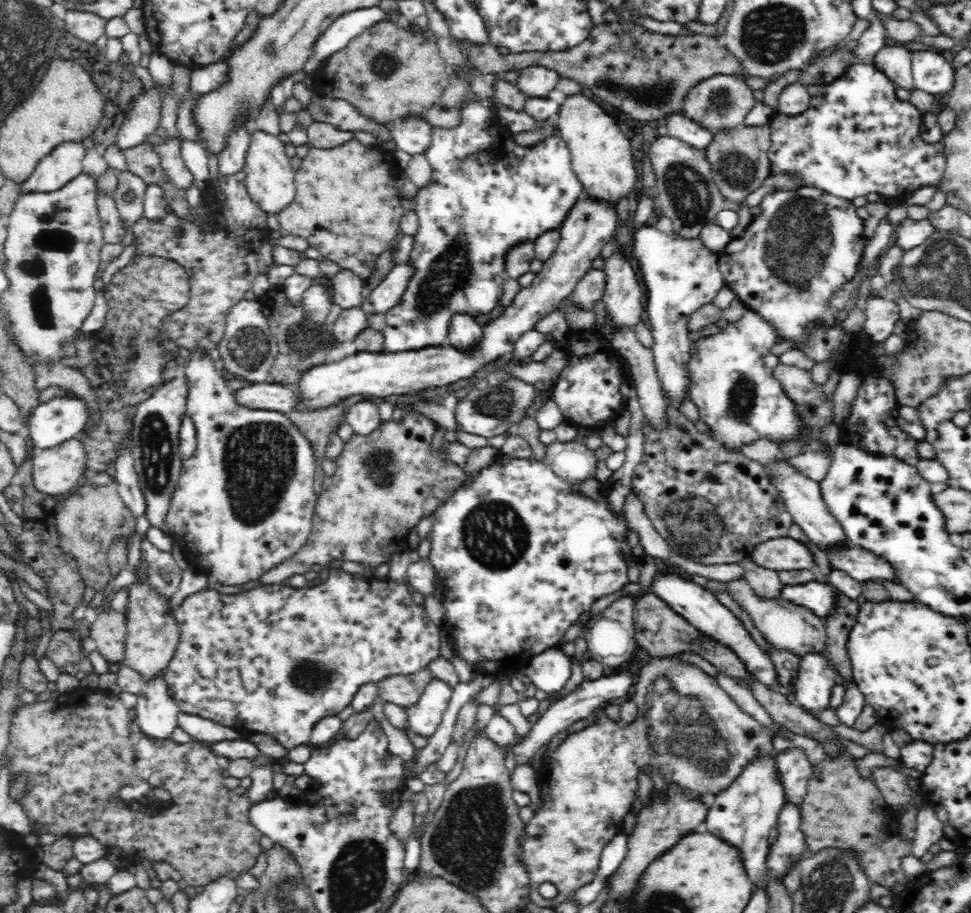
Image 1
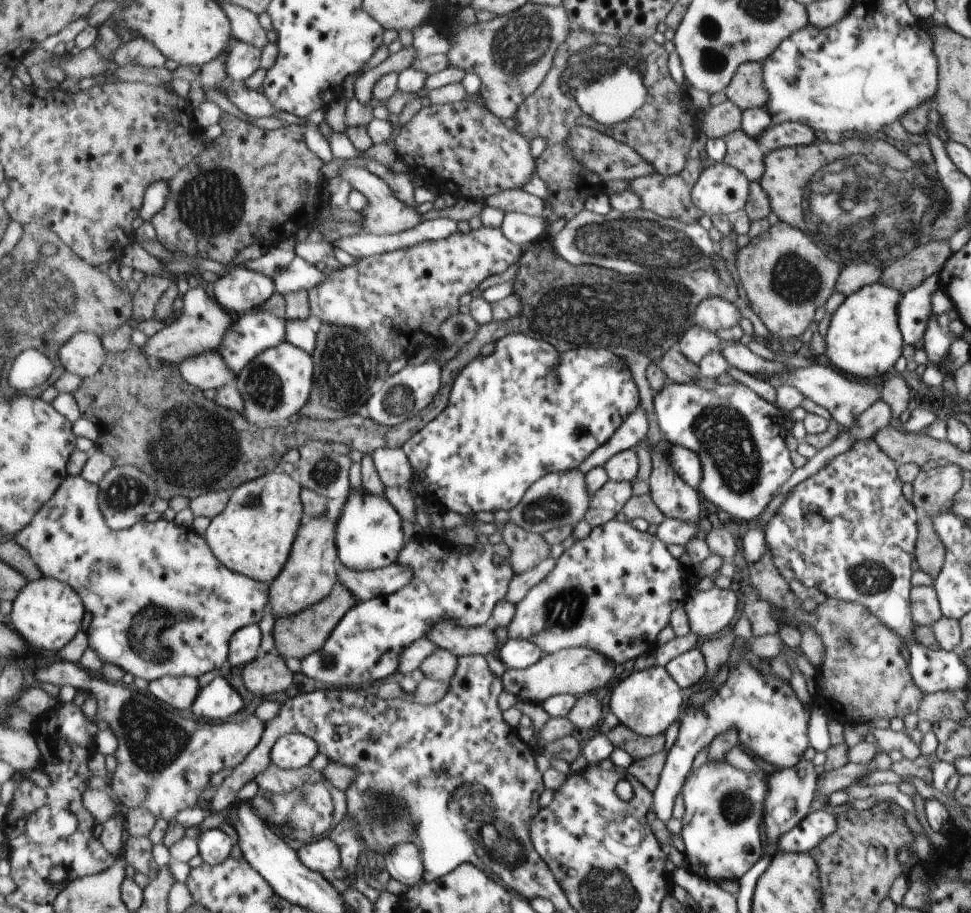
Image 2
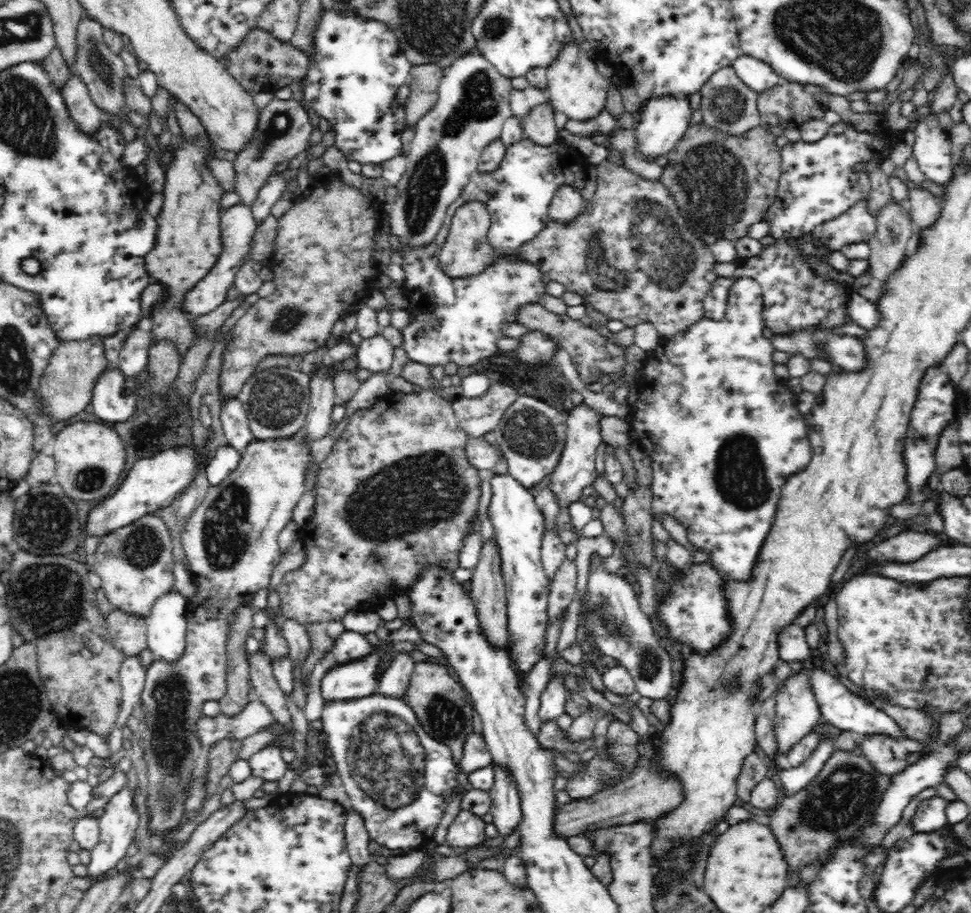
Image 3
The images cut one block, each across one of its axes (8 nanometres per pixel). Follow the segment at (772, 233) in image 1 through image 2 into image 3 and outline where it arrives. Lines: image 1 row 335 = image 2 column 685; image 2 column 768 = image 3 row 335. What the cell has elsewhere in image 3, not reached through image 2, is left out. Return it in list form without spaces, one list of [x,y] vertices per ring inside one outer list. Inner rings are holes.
[[[802,240],[804,246],[786,246],[780,242],[778,246],[764,247],[758,255],[752,256],[744,264],[740,264],[731,278],[717,277],[711,284],[703,300],[704,316],[706,319],[722,320],[727,309],[728,294],[736,279],[752,278],[763,291],[762,321],[774,335],[786,334],[806,329],[834,328],[846,323],[852,323],[849,317],[848,292],[836,282],[820,276],[815,270],[810,270],[804,264],[806,256],[828,256],[828,252],[812,246],[810,240]]]

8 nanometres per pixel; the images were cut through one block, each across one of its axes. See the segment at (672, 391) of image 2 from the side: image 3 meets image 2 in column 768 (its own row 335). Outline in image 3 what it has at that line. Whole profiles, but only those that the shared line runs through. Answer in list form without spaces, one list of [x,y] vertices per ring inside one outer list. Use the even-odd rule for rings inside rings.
[[[557,137],[554,144],[550,144],[550,146],[540,146],[529,138],[523,138],[520,142],[506,148],[504,158],[495,170],[487,172],[476,170],[470,174],[470,182],[464,186],[460,197],[448,208],[443,226],[436,239],[432,243],[423,244],[422,247],[414,247],[410,244],[408,250],[402,252],[402,262],[404,262],[402,268],[404,268],[406,280],[408,280],[408,282],[404,282],[404,296],[408,296],[408,302],[410,302],[408,313],[414,317],[414,320],[408,326],[404,326],[400,332],[403,336],[403,348],[410,361],[421,362],[428,366],[436,364],[444,366],[448,362],[454,362],[458,366],[472,366],[486,356],[492,357],[496,352],[496,340],[506,338],[501,331],[503,324],[506,321],[517,322],[518,312],[524,306],[536,303],[538,298],[544,294],[544,284],[540,280],[536,280],[532,288],[526,288],[526,292],[518,292],[518,288],[514,288],[516,276],[504,276],[504,272],[506,272],[504,268],[510,268],[508,264],[518,262],[512,258],[497,259],[478,276],[468,278],[446,276],[441,270],[438,257],[442,246],[446,243],[451,226],[450,221],[456,210],[471,201],[486,204],[492,223],[488,232],[490,245],[498,248],[498,252],[502,252],[502,254],[512,254],[512,252],[516,252],[516,248],[533,241],[548,226],[547,213],[554,193],[560,186],[570,185],[580,191],[583,186],[586,186],[586,182],[590,182],[590,170],[594,170],[594,164],[592,166],[590,164],[590,158],[586,158],[586,154],[582,154],[582,150],[578,150],[578,146],[570,145],[570,142],[564,141],[563,138]]]

